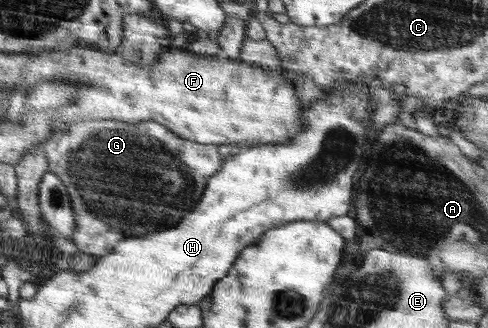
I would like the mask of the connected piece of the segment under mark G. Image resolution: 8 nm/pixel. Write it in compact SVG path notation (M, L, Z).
M57 119L53 123L53 133L47 141L43 141L41 149L45 153L49 172L61 178L71 198L77 227L69 239L79 252L89 253L97 259L111 253L123 237L127 239L153 233L157 229L169 229L173 223L177 225L181 222L199 204L209 178L221 170L224 161L217 145L201 145L182 138L155 121L125 125L115 119L89 119L79 121L77 125L61 125Z

